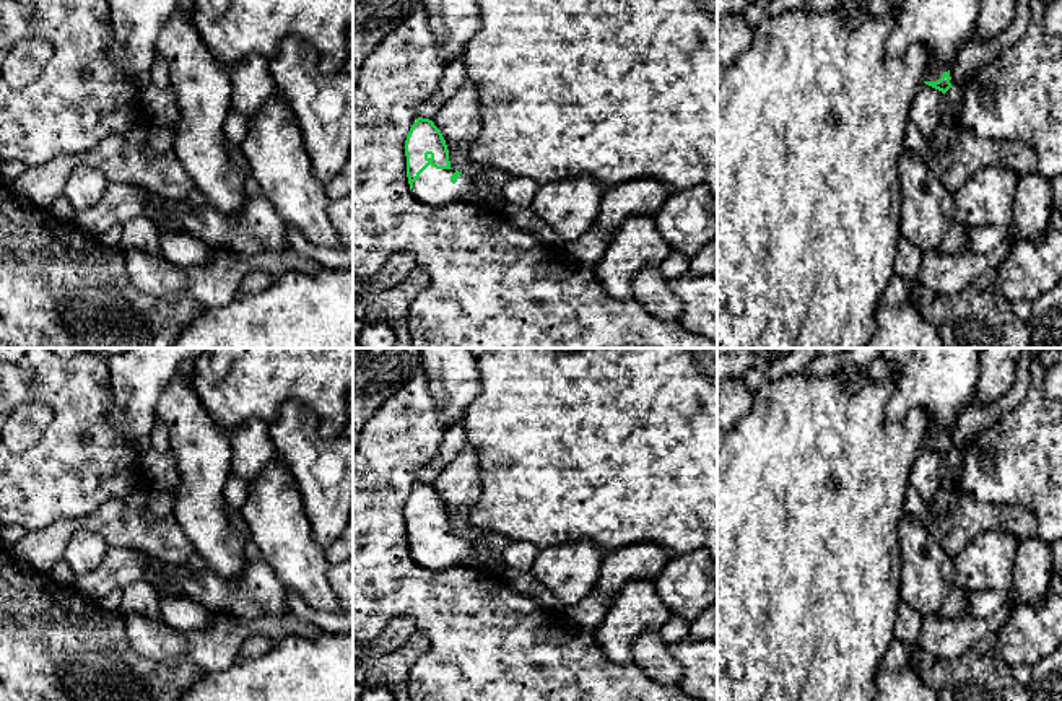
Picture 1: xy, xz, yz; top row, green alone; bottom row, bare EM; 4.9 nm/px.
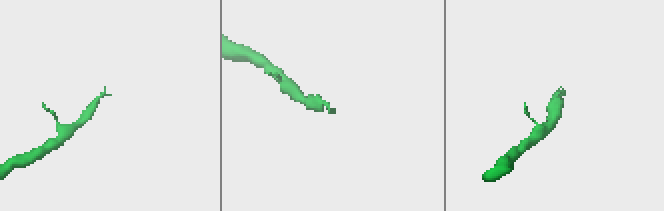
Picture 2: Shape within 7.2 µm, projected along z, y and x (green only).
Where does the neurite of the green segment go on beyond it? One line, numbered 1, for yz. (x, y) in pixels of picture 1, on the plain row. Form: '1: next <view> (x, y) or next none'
1: next yz (942, 381)

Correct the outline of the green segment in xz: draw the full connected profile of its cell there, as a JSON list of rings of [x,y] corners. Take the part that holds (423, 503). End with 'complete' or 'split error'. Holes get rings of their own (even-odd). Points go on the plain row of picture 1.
[[[418,481],[405,504],[407,542],[413,559],[431,571],[452,566],[467,566],[473,551],[488,561],[483,569],[491,571],[503,561],[511,540],[501,533],[486,533],[477,542],[468,542],[450,532],[449,514],[441,494],[433,485]]] | split error

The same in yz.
[[[914,348],[912,358],[899,366],[899,379],[886,405],[886,420],[901,421],[912,408],[927,410],[930,425],[922,446],[945,459],[953,452],[950,434],[960,415],[969,407],[979,382],[979,353],[981,348]]] | split error

